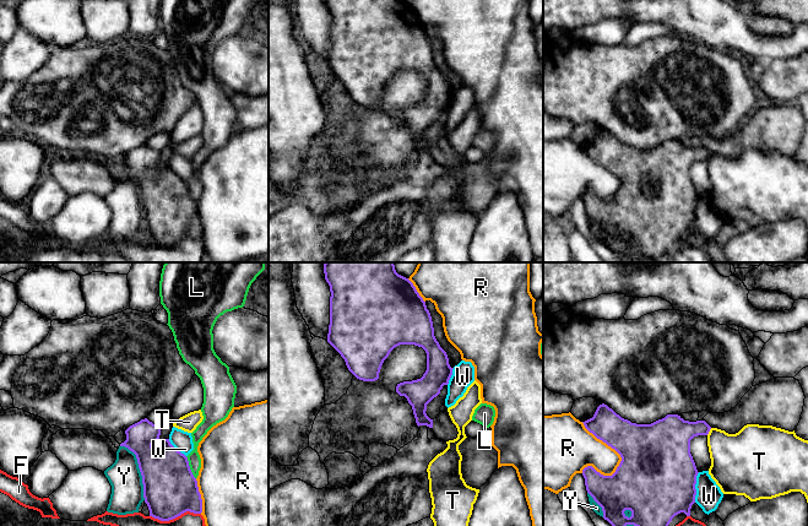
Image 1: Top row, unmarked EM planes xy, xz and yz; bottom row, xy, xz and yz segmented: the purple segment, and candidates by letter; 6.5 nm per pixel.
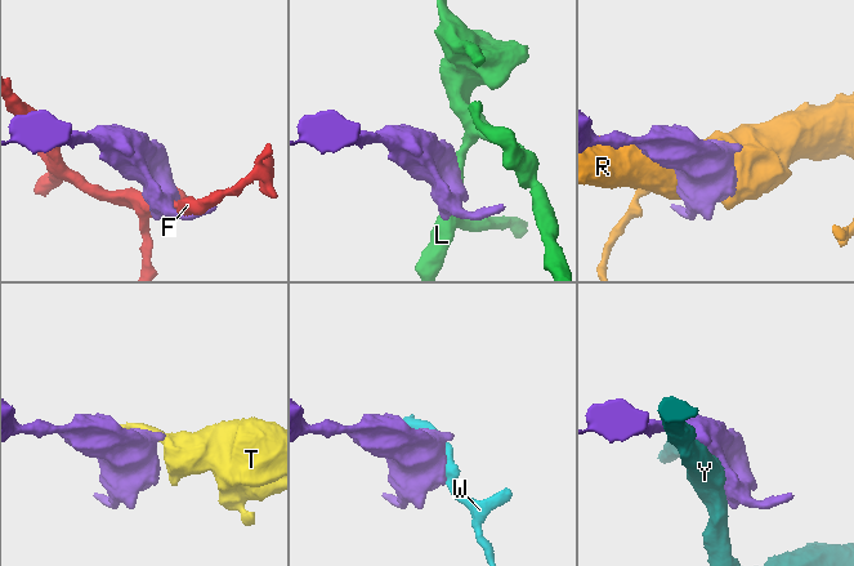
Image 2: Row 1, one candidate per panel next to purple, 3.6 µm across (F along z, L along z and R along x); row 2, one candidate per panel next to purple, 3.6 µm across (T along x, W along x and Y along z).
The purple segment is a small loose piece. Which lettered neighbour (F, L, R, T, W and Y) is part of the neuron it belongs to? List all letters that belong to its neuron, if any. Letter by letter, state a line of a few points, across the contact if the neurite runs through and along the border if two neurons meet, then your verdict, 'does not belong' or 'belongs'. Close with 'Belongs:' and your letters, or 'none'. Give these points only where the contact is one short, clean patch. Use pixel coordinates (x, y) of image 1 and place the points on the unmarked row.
F: does not belong
L: line xy (185, 182), (195, 204); does not belong
R: does not belong
T: line yz (711, 153), (706, 160); does not belong
W: does not belong
Y: does not belong
Belongs: none

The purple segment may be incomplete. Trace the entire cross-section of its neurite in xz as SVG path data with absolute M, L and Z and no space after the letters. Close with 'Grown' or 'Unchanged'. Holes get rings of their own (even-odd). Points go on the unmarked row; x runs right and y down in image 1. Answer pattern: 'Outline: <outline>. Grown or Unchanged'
Outline: M325 0L325 5L331 17L327 67L345 85L348 96L359 105L375 107L379 104L384 86L395 72L400 70L422 72L427 78L425 98L421 104L397 109L396 118L400 121L405 121L412 131L418 152L427 151L432 153L435 162L444 167L456 164L459 157L448 136L440 137L434 145L430 145L425 139L427 130L440 119L444 110L449 109L454 93L450 92L446 77L434 61L430 38L413 9L401 0Z. Grown

